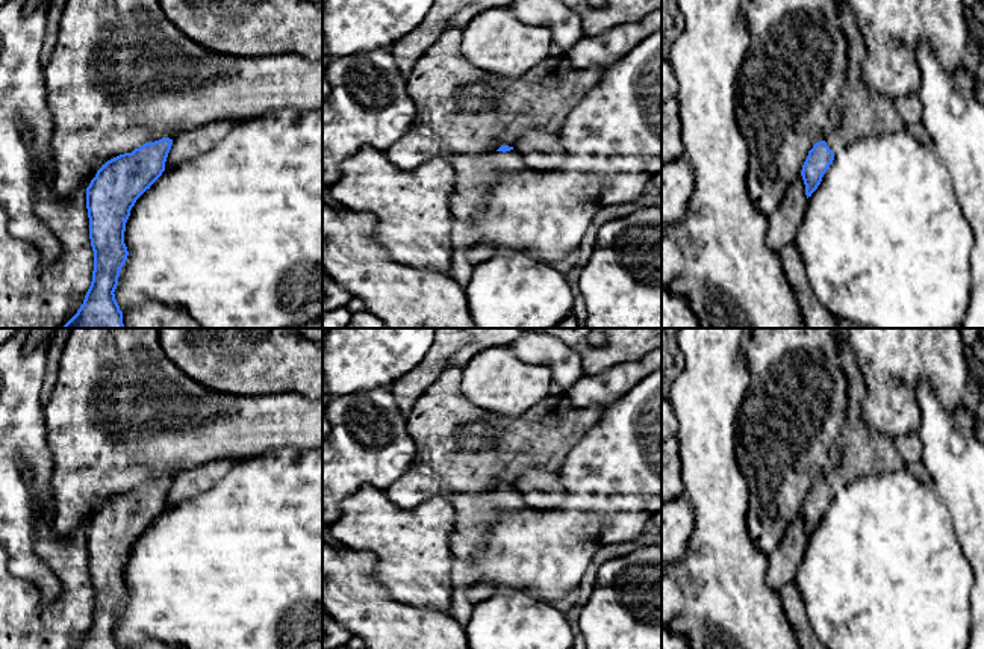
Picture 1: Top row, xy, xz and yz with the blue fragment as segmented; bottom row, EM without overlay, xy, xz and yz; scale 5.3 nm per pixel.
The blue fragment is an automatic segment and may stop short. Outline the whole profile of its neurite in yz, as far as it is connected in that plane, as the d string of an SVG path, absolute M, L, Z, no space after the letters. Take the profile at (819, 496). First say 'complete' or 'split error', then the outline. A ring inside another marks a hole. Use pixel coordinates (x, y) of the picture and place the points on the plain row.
split error | M836 328L839 357L848 380L848 415L843 428L843 457L839 467L816 481L802 504L807 537L817 528L842 483L870 474L907 467L893 439L869 430L861 421L864 380L857 366L845 328Z

